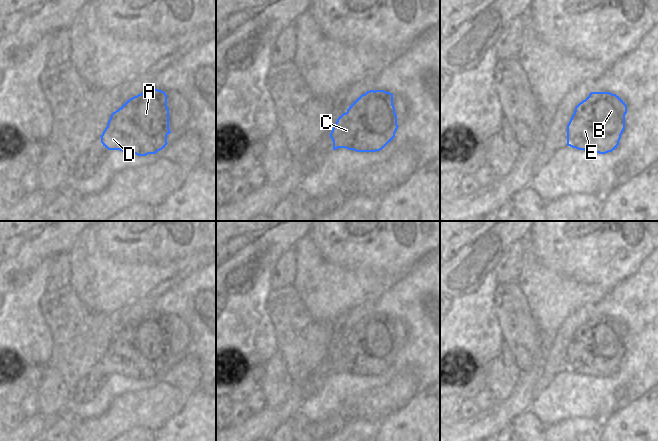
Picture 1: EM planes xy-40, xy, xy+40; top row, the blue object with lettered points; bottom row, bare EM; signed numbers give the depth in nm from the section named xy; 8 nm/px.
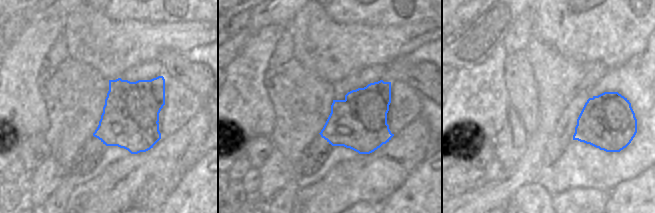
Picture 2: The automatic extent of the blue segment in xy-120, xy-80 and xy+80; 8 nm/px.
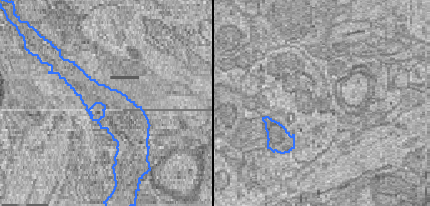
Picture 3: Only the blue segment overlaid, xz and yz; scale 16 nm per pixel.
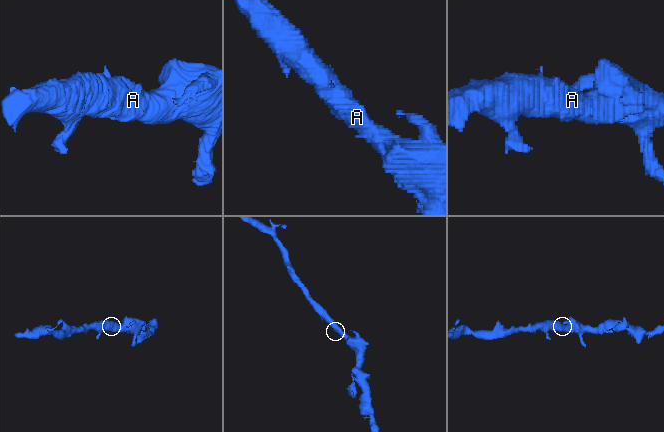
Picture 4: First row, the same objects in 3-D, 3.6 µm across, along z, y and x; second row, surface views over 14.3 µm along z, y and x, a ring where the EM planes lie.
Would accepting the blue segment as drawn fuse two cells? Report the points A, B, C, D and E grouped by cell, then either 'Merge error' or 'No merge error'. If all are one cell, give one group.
Groups: A B C D E. No merge error

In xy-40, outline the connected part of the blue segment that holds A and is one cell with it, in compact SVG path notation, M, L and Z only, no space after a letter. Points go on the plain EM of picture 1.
M148 312L111 338L100 361L108 374L146 380L165 372L170 357L167 319Z

